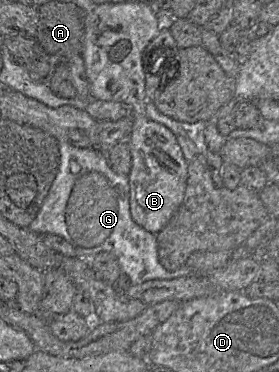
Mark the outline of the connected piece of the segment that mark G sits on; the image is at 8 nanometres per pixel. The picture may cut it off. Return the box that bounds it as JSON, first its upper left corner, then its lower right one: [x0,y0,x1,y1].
[28,140,194,286]

